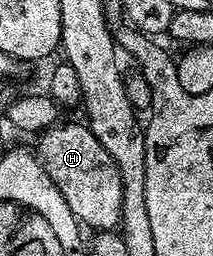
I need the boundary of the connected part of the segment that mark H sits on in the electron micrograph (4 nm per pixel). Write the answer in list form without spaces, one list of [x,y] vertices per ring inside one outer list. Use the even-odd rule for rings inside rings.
[[[60,122],[54,128],[46,128],[38,137],[39,148],[37,155],[43,163],[43,169],[49,174],[49,178],[61,190],[61,198],[69,202],[69,210],[73,210],[75,219],[84,229],[91,228],[95,232],[110,232],[119,228],[121,218],[121,170],[117,170],[117,162],[109,158],[109,150],[97,142],[97,138],[91,133],[86,123],[66,124]]]

